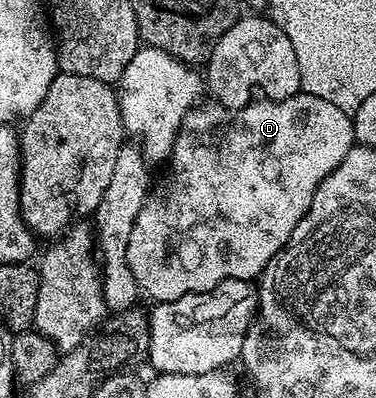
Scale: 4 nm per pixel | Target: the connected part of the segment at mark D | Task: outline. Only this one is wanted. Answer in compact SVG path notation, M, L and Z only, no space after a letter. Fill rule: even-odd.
M298 92L289 99L268 101L256 99L250 101L240 109L226 109L218 103L200 103L190 109L185 119L179 125L179 133L171 148L169 164L166 166L167 178L159 186L152 188L147 194L147 201L141 207L137 219L133 223L133 231L129 235L129 251L127 252L127 266L133 271L133 279L137 279L140 290L152 297L152 302L171 301L179 299L186 293L209 292L222 281L241 279L251 281L258 278L270 261L272 261L285 247L289 235L293 235L293 227L301 223L301 219L309 211L313 203L313 195L317 187L329 176L332 171L349 155L351 148L357 144L355 139L355 122L352 114L341 107L333 107L326 99L321 99L312 93Z

